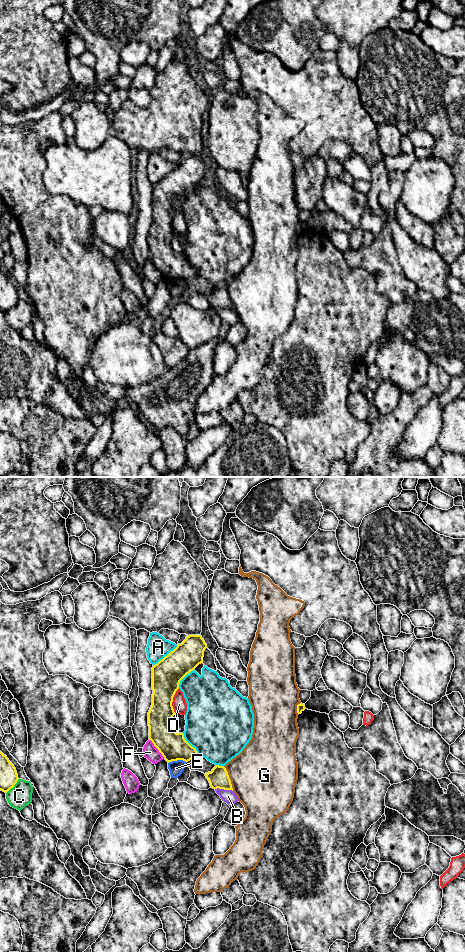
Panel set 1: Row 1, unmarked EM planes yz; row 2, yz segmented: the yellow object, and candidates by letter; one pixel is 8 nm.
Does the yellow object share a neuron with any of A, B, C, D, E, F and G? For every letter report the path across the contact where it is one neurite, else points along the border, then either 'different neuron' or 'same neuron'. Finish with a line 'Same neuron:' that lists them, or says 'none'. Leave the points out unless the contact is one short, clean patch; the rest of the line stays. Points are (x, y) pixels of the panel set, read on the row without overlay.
A: different neuron
B: different neuron
C: different neuron
D: different neuron
E: border yz (186, 281), (172, 280), (168, 283); different neuron
F: different neuron
G: different neuron
Same neuron: none

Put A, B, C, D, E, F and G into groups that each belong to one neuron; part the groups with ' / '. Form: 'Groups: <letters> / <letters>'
Groups: A / B / C / D / E / F / G

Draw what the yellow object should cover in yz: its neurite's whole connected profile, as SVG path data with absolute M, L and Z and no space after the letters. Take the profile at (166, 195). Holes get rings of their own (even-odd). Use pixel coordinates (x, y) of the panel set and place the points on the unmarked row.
M189 155L152 187L152 225L148 232L149 260L169 283L197 277L197 271L172 248L172 222L180 201L203 183L207 164L201 155Z

